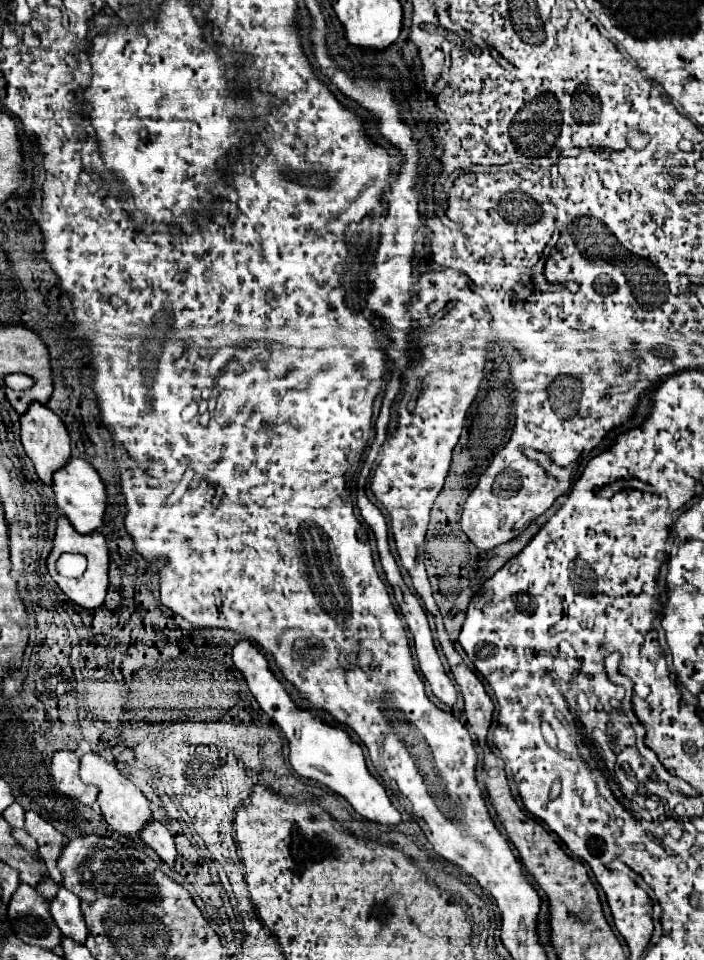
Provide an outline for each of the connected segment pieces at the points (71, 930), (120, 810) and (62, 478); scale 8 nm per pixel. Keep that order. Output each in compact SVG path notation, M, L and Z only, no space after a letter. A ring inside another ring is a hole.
M61 887L51 903L51 915L55 917L55 923L65 935L71 935L75 941L83 943L87 937L87 929L79 905L81 905L79 897Z
M89 751L89 753L81 753L79 755L81 759L81 767L79 767L79 775L81 775L81 781L85 781L87 785L95 785L99 789L99 795L97 795L97 803L101 807L101 813L105 817L105 821L115 829L119 831L121 835L125 837L131 837L131 835L137 835L141 831L141 827L153 819L151 815L151 809L149 809L149 803L145 799L145 795L139 791L137 785L133 785L125 775L121 775L109 761L105 761L99 753L95 751Z
M71 457L67 461L67 465L61 467L61 471L55 471L53 493L55 493L57 507L63 511L63 515L71 521L71 525L79 533L91 533L103 525L103 513L105 513L105 505L107 505L105 485L99 479L97 471L85 459Z

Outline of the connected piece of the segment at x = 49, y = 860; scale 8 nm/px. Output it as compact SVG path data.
M25 811L25 831L37 841L39 845L39 855L43 857L49 877L57 883L61 883L61 873L57 869L57 857L61 853L61 847L67 843L67 839L49 823L45 821L39 813L35 811Z

